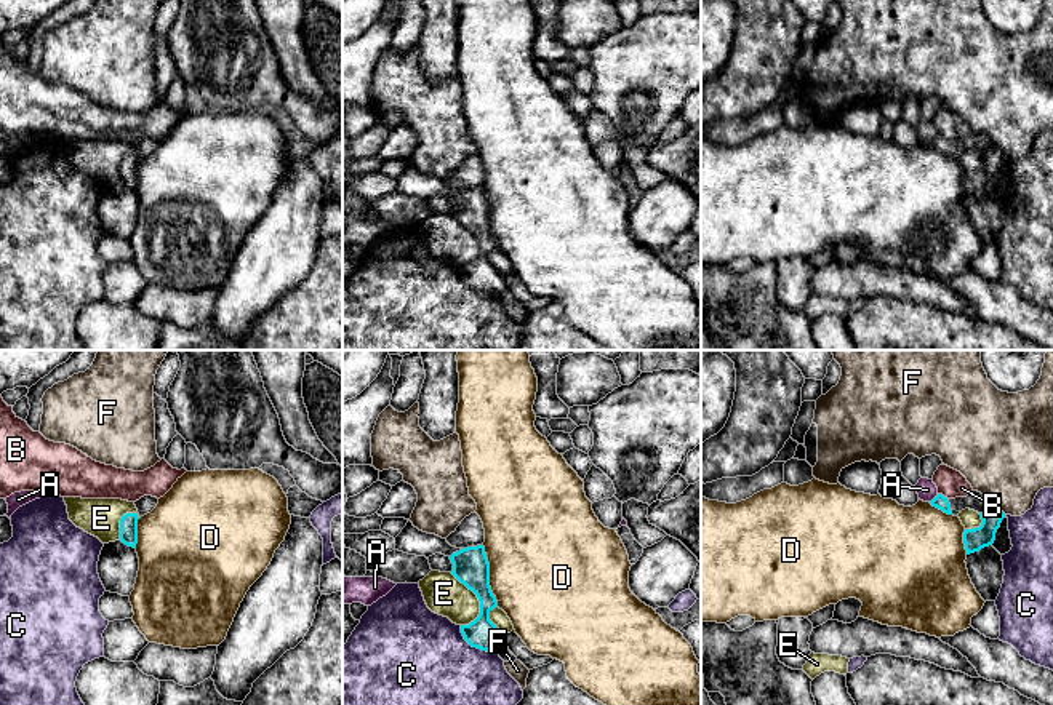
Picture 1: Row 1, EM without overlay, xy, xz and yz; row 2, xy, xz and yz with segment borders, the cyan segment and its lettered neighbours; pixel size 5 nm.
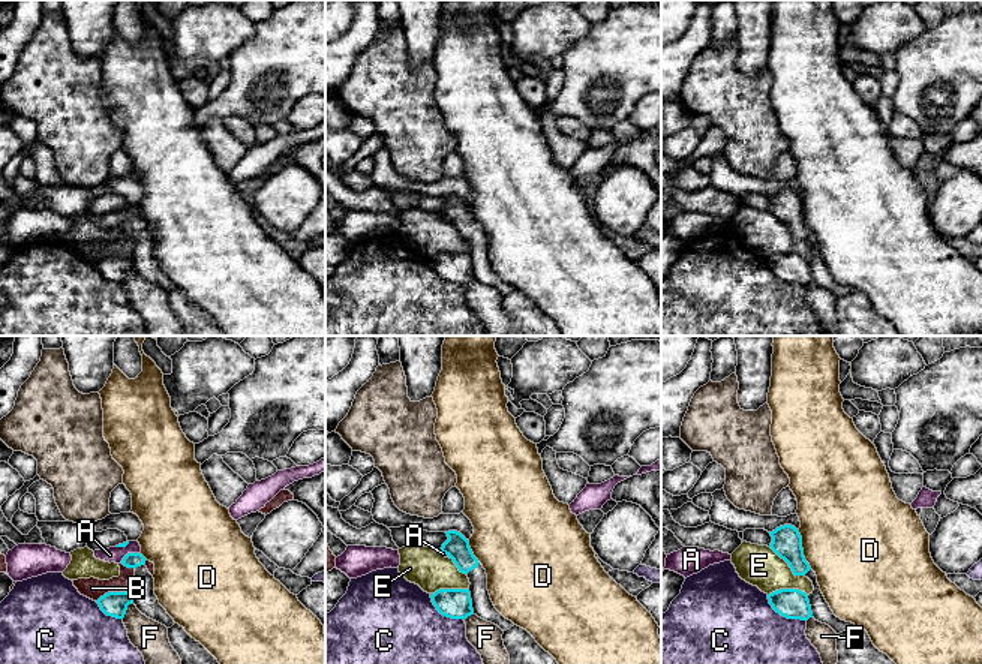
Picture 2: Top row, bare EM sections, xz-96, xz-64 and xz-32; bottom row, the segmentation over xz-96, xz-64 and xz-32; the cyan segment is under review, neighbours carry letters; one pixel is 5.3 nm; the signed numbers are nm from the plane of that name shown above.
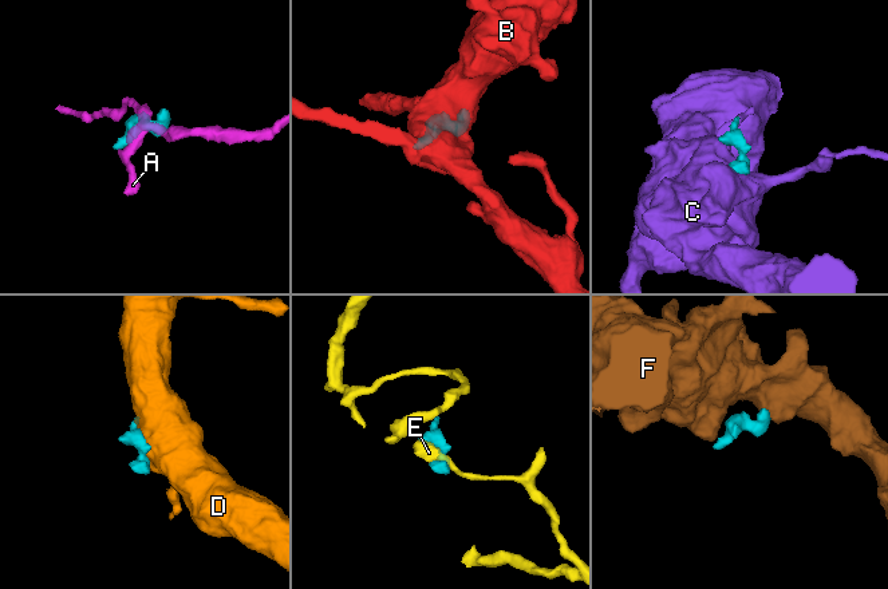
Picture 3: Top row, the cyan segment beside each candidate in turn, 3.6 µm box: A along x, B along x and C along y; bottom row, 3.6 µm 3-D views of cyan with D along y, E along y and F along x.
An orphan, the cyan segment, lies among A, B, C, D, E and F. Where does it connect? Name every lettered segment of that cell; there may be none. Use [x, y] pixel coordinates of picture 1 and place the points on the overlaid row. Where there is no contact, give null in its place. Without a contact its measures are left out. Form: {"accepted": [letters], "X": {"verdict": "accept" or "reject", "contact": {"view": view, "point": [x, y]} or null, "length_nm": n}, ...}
{"accepted": [], "A": {"verdict": "reject", "contact": {"view": "yz", "point": [933, 499]}, "length_nm": 60}, "B": {"verdict": "reject", "contact": {"view": "yz", "point": [941, 494]}, "length_nm": 60}, "C": {"verdict": "reject", "contact": {"view": "xz", "point": [476, 646]}, "length_nm": 240}, "D": {"verdict": "reject", "contact": {"view": "xz", "point": [488, 576]}, "length_nm": 320}, "E": {"verdict": "reject", "contact": {"view": "xz", "point": [477, 597]}, "length_nm": 280}, "F": {"verdict": "reject", "contact": {"view": "yz", "point": [999, 509]}, "length_nm": 80}}

